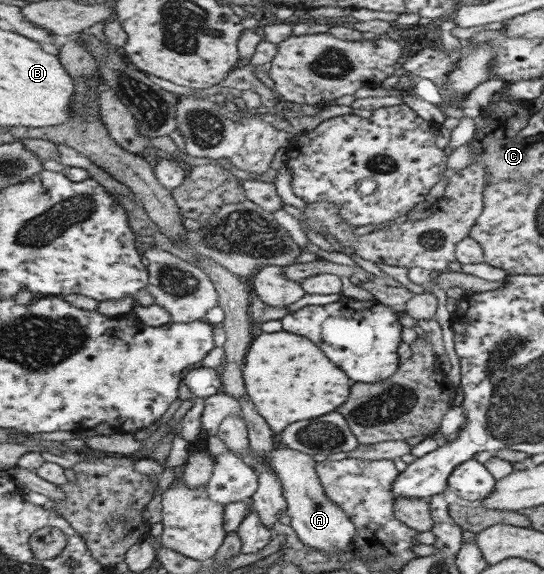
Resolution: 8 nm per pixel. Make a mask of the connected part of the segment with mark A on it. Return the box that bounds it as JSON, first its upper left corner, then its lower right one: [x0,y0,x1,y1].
[269,441,359,555]

